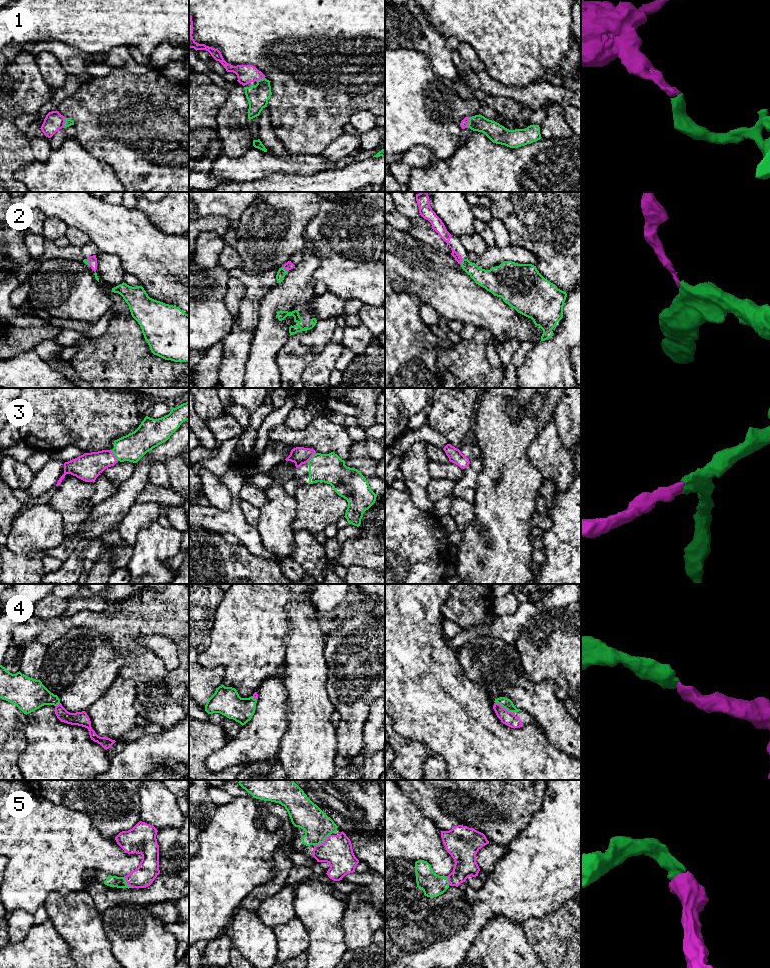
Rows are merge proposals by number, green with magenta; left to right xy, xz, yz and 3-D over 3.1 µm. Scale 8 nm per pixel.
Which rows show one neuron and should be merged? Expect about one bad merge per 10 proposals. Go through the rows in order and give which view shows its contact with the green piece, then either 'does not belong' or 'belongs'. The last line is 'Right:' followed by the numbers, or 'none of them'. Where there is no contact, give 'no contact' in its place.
1: meets green in yz; belongs
2: meets green in xz; belongs
3: meets green in xy; belongs
4: meets green in yz; belongs
5: meets green in xz; belongs
Right: 1, 2, 3, 4, 5

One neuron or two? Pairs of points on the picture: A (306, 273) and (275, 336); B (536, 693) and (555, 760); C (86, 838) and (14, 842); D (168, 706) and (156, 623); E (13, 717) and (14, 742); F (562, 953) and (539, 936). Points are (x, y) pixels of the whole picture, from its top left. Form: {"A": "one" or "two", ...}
{"A": "one", "B": "two", "C": "one", "D": "one", "E": "one", "F": "one"}

